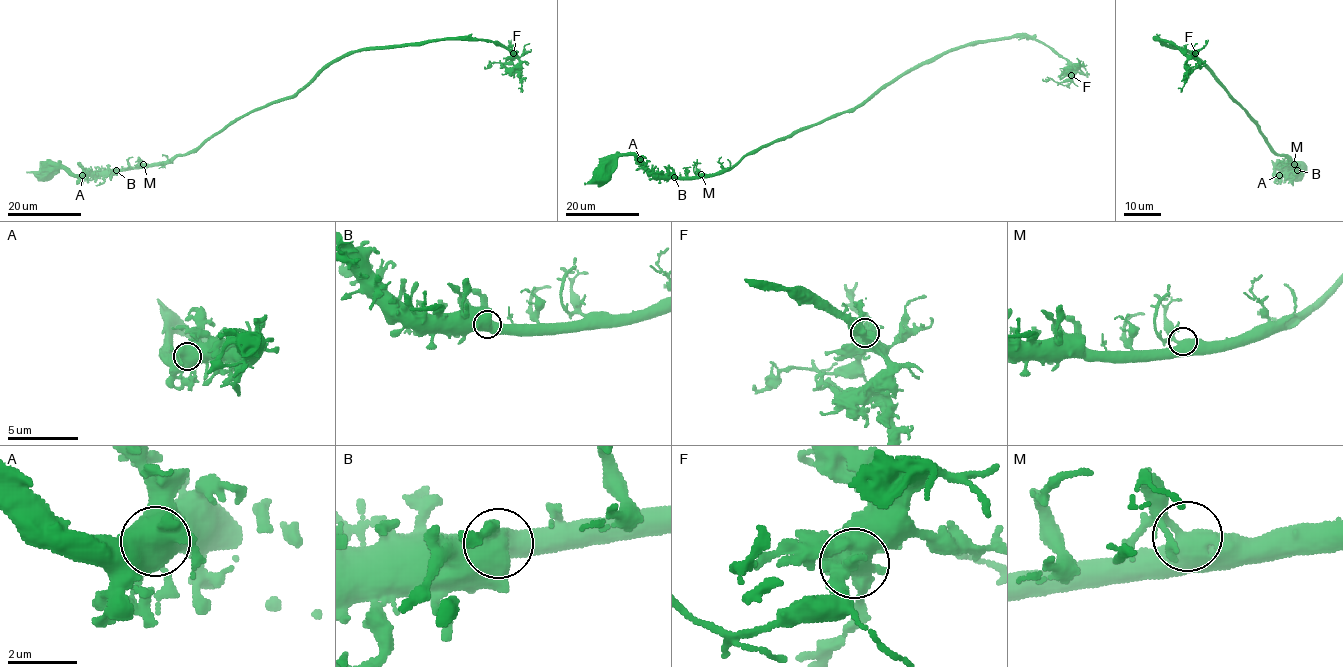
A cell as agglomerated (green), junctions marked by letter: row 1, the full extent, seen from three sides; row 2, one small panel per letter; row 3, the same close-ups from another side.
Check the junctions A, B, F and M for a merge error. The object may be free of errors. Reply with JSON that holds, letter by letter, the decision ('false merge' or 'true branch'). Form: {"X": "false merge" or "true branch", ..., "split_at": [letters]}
{"A": "true branch", "B": "true branch", "F": "true branch", "M": "true branch", "split_at": []}

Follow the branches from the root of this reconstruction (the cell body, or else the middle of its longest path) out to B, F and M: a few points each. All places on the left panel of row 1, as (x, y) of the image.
B: (45, 169), (67, 168), (75, 175), (116, 170)
F: (45, 169), (80, 175), (166, 164), (242, 117), (294, 97), (359, 50), (481, 38), (513, 53)
M: (45, 169), (67, 168), (80, 175), (138, 168), (143, 164)

